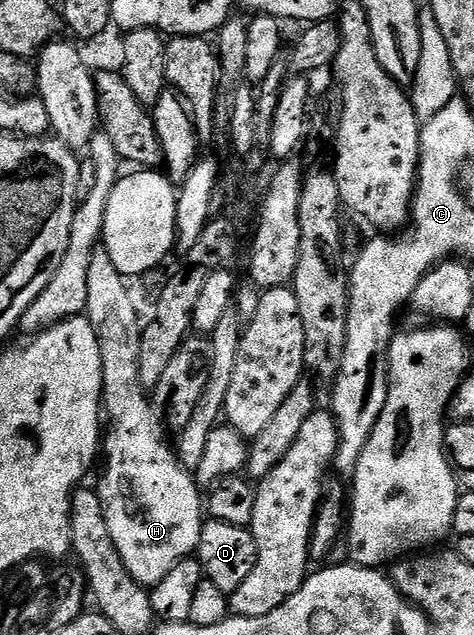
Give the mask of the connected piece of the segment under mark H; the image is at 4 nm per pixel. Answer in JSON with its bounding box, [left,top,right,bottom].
[86,246,206,586]

